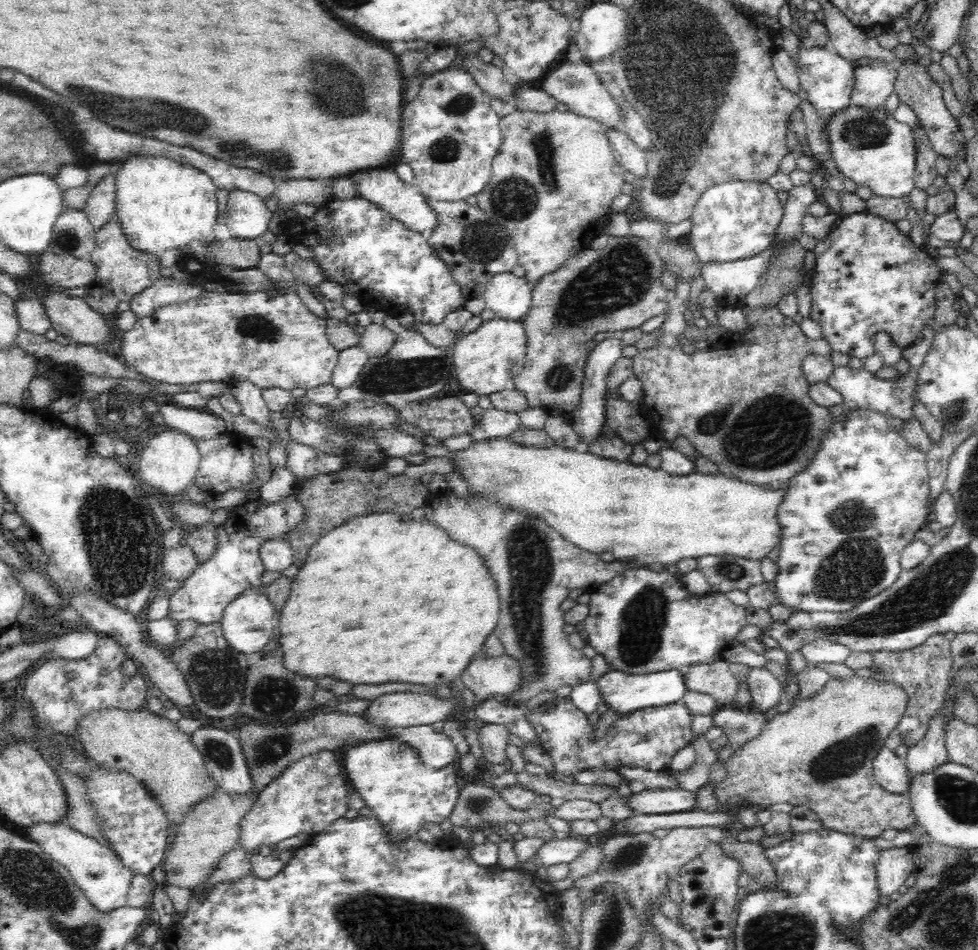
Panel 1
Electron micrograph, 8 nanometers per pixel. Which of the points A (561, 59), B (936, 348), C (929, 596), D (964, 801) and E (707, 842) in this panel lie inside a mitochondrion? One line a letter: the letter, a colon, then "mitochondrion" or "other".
A: other
B: other
C: mitochondrion
D: mitochondrion
E: other

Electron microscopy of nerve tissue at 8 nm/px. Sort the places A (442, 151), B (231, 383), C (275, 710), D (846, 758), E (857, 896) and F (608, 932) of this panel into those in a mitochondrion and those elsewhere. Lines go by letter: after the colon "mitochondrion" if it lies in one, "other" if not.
A: mitochondrion
B: other
C: mitochondrion
D: mitochondrion
E: other
F: mitochondrion

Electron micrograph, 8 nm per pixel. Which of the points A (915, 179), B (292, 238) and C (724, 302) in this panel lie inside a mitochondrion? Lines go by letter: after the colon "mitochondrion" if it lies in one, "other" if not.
A: other
B: other
C: other

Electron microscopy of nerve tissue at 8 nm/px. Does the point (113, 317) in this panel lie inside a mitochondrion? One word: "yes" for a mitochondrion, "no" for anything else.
no

